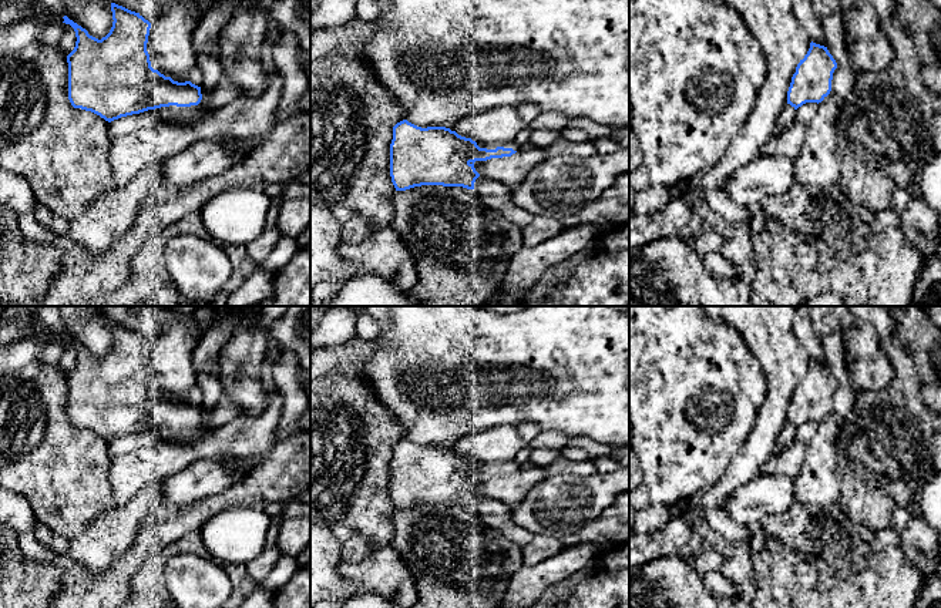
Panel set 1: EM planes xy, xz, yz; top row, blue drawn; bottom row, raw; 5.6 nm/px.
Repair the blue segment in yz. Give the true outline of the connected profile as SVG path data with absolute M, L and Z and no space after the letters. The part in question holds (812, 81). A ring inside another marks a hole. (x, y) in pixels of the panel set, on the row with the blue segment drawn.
M810 43L810 48L796 67L774 134L782 132L796 121L796 110L806 103L821 103L831 91L833 73L837 63L827 47Z

